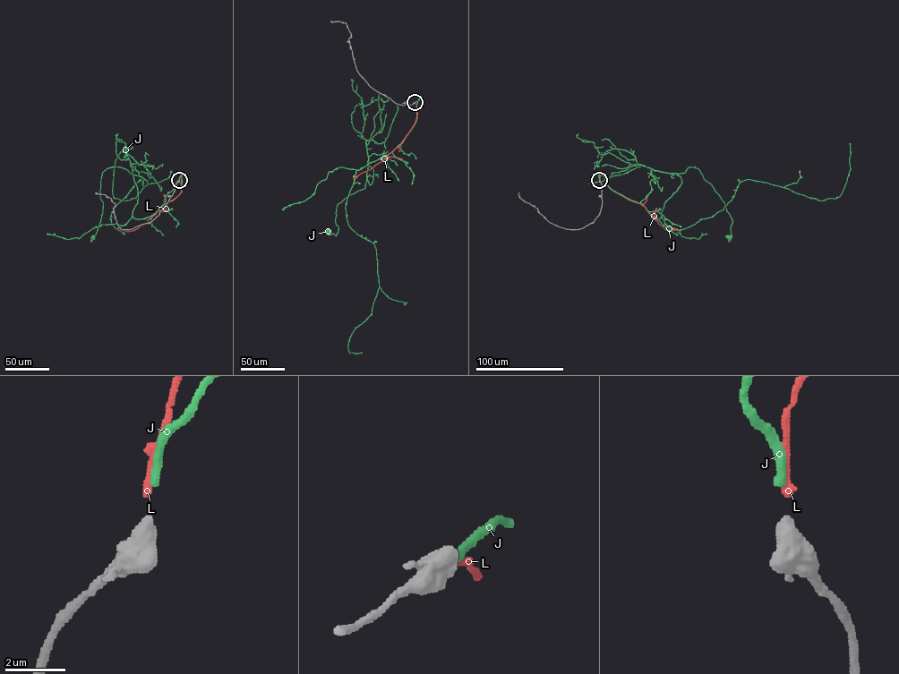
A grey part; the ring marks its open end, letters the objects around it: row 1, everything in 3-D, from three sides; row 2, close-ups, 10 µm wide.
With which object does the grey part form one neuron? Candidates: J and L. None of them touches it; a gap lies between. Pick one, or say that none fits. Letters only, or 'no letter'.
no letter

